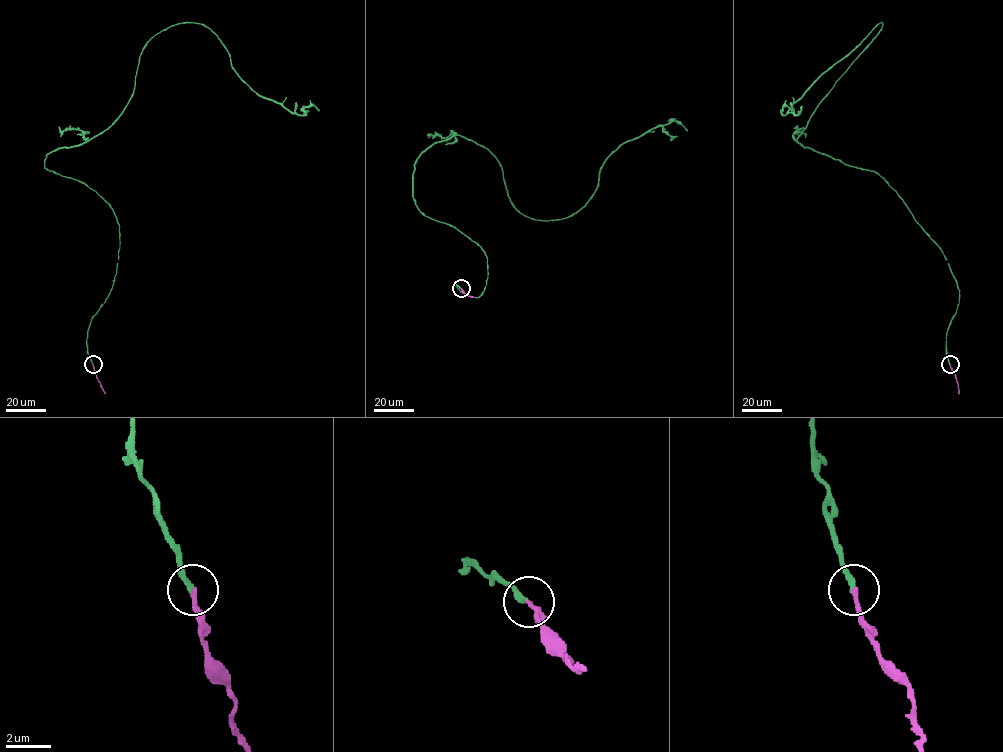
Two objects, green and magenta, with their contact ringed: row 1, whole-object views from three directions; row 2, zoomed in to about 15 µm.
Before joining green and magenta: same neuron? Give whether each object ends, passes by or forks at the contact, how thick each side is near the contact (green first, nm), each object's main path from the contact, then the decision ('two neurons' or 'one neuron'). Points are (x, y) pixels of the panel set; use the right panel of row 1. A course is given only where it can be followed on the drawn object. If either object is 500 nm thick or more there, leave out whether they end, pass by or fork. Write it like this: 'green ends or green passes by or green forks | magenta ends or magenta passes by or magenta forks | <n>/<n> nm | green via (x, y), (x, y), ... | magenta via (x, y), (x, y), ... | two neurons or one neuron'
green ends | magenta ends | 240/190 nm | green via (950, 364), (959, 289), (940, 248), (878, 174), (797, 141), (882, 23), (782, 114), (792, 110) | magenta via (950, 364), (959, 393) | one neuron

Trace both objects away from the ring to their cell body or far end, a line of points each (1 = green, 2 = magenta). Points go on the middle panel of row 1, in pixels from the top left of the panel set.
1: (461, 288), (487, 257), (416, 205), (434, 143), (488, 149), (547, 220), (624, 142), (687, 130)
2: (461, 288), (473, 297)

